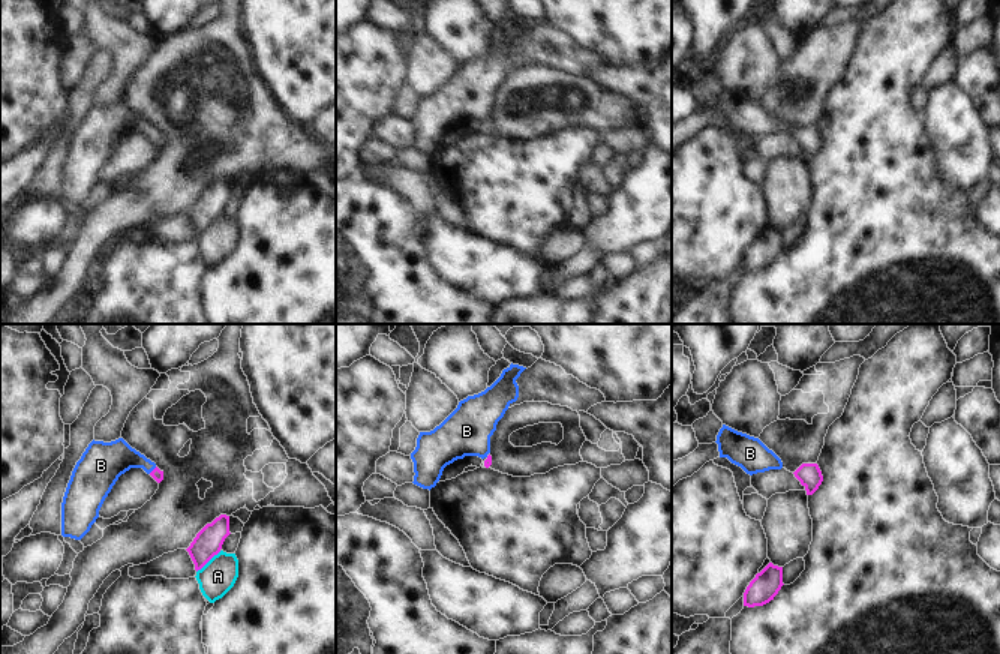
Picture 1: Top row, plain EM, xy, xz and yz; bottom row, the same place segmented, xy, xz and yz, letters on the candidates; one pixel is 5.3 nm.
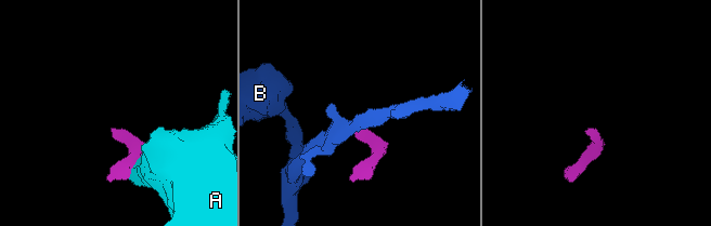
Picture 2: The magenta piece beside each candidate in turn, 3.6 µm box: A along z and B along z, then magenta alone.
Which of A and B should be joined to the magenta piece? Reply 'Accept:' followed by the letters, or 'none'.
Accept: B

